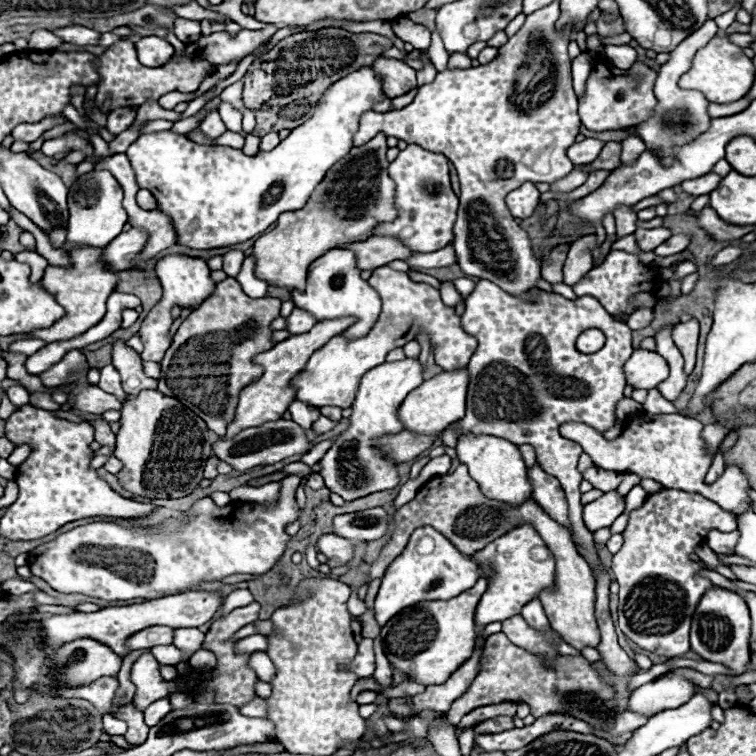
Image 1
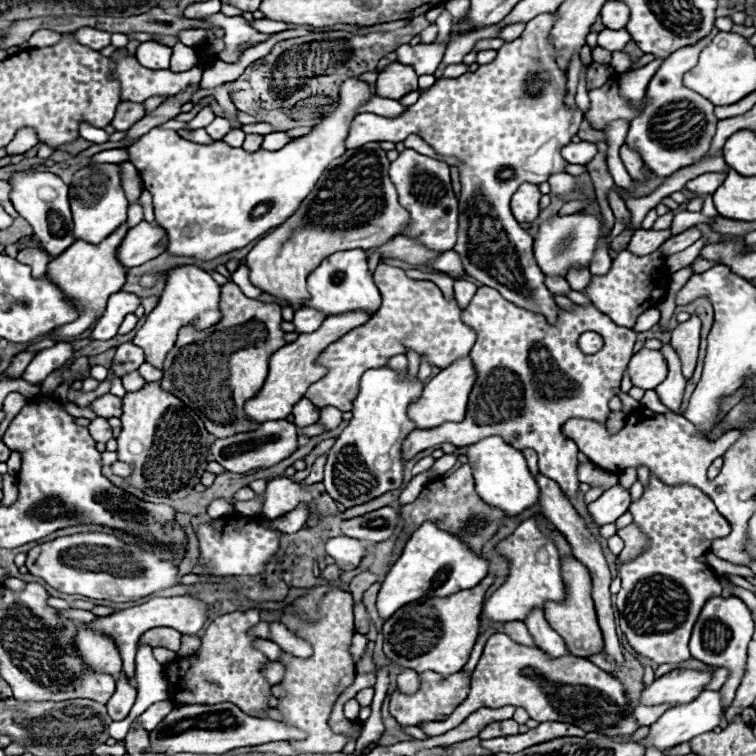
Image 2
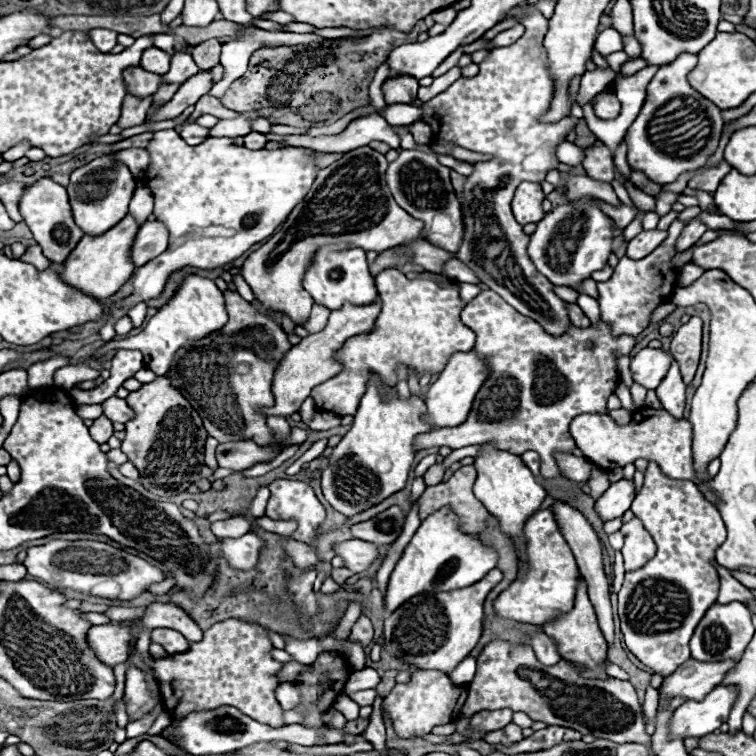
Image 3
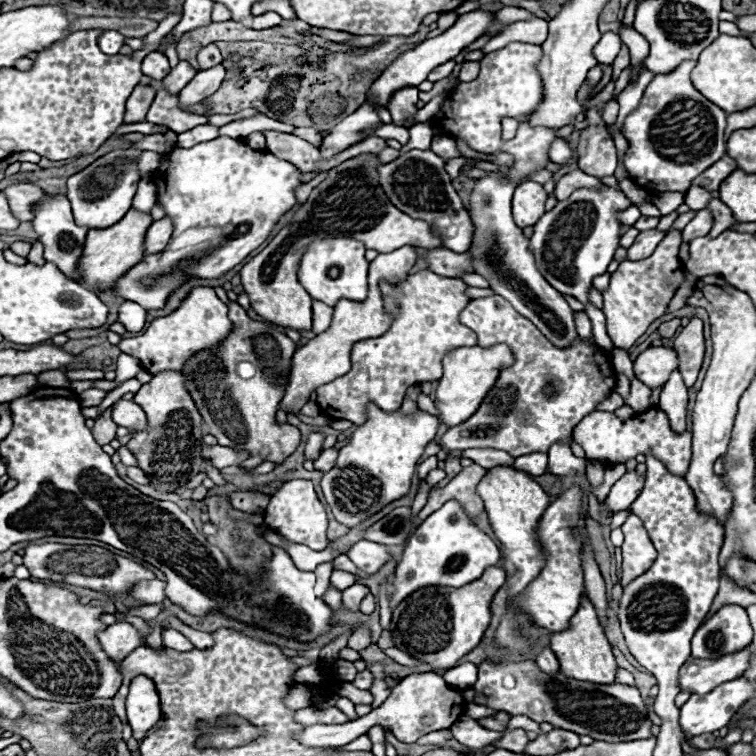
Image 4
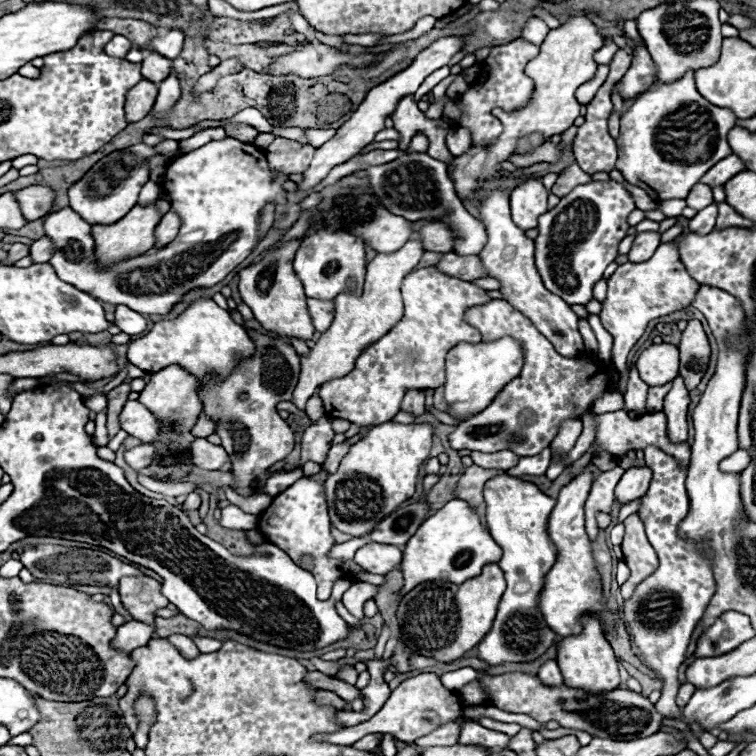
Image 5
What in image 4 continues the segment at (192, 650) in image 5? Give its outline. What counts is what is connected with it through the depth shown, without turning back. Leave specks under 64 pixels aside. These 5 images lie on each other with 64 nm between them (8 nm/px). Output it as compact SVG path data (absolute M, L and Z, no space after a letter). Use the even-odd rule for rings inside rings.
M164 630L162 632L162 640L164 640L164 646L172 648L172 650L180 650L180 652L194 650L192 642L184 634L180 634L178 630Z

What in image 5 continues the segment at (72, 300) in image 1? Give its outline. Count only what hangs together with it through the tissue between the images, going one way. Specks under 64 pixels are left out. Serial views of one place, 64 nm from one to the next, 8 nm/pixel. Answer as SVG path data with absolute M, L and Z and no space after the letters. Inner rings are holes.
M156 202L134 206L126 218L112 226L92 226L96 238L96 258L100 264L116 262L126 256L144 254L154 246L154 230L160 224L160 212Z

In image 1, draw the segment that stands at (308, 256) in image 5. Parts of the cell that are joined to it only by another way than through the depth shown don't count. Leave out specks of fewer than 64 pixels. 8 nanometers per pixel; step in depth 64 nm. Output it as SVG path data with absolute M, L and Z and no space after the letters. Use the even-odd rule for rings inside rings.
M334 248L328 254L324 254L320 260L316 260L308 272L306 292L294 292L292 300L298 308L308 310L318 320L330 320L330 318L344 318L344 316L356 316L364 320L364 326L350 326L344 336L348 338L360 338L364 336L370 326L376 322L380 314L380 296L376 290L362 278L362 270L358 270L358 262L352 250Z

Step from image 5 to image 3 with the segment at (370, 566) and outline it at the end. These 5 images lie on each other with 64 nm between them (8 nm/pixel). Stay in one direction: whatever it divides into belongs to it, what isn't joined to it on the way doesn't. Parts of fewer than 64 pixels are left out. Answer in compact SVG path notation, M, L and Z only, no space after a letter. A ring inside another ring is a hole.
M348 540L336 548L336 554L346 560L346 568L352 572L366 572L376 560L380 560L380 548L366 540Z

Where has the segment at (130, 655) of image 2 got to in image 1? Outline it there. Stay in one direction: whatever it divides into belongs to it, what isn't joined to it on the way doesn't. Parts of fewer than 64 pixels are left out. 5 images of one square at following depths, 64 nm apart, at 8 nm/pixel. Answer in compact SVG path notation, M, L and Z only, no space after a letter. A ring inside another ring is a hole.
M182 592L170 594L156 600L130 606L108 606L92 614L72 614L72 616L50 616L42 620L44 646L62 646L76 638L94 638L108 644L118 656L128 656L132 650L126 648L126 642L132 634L144 630L146 626L170 626L170 628L198 628L212 620L216 608L222 604L222 598L212 592Z

